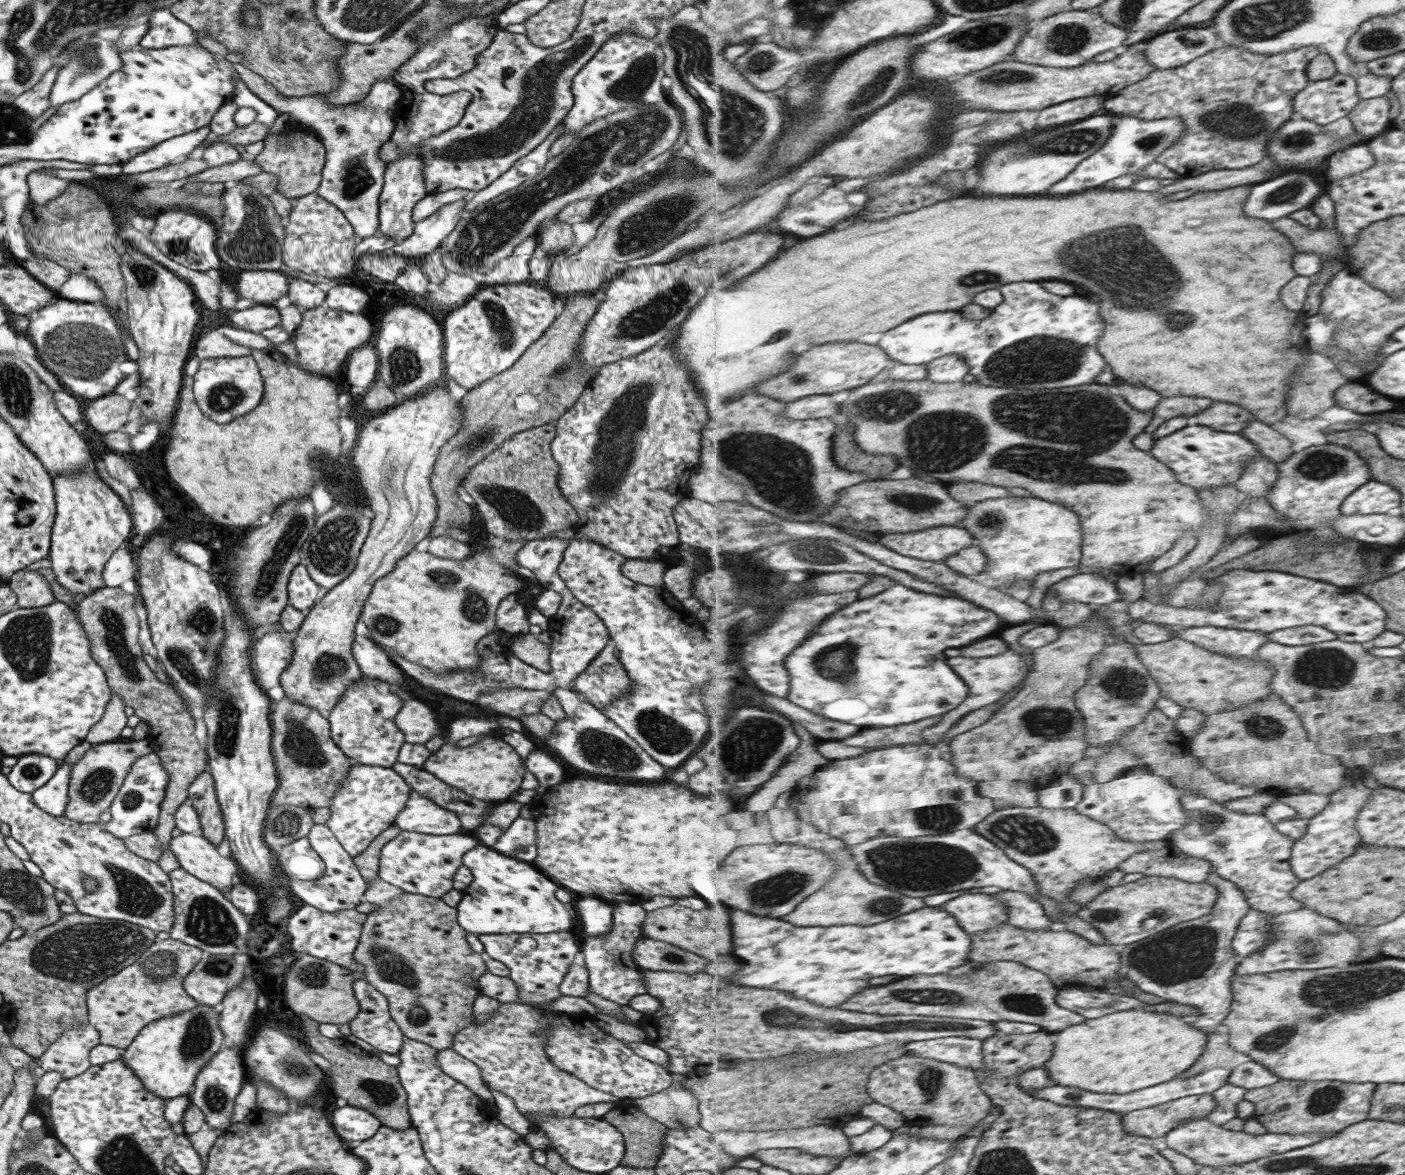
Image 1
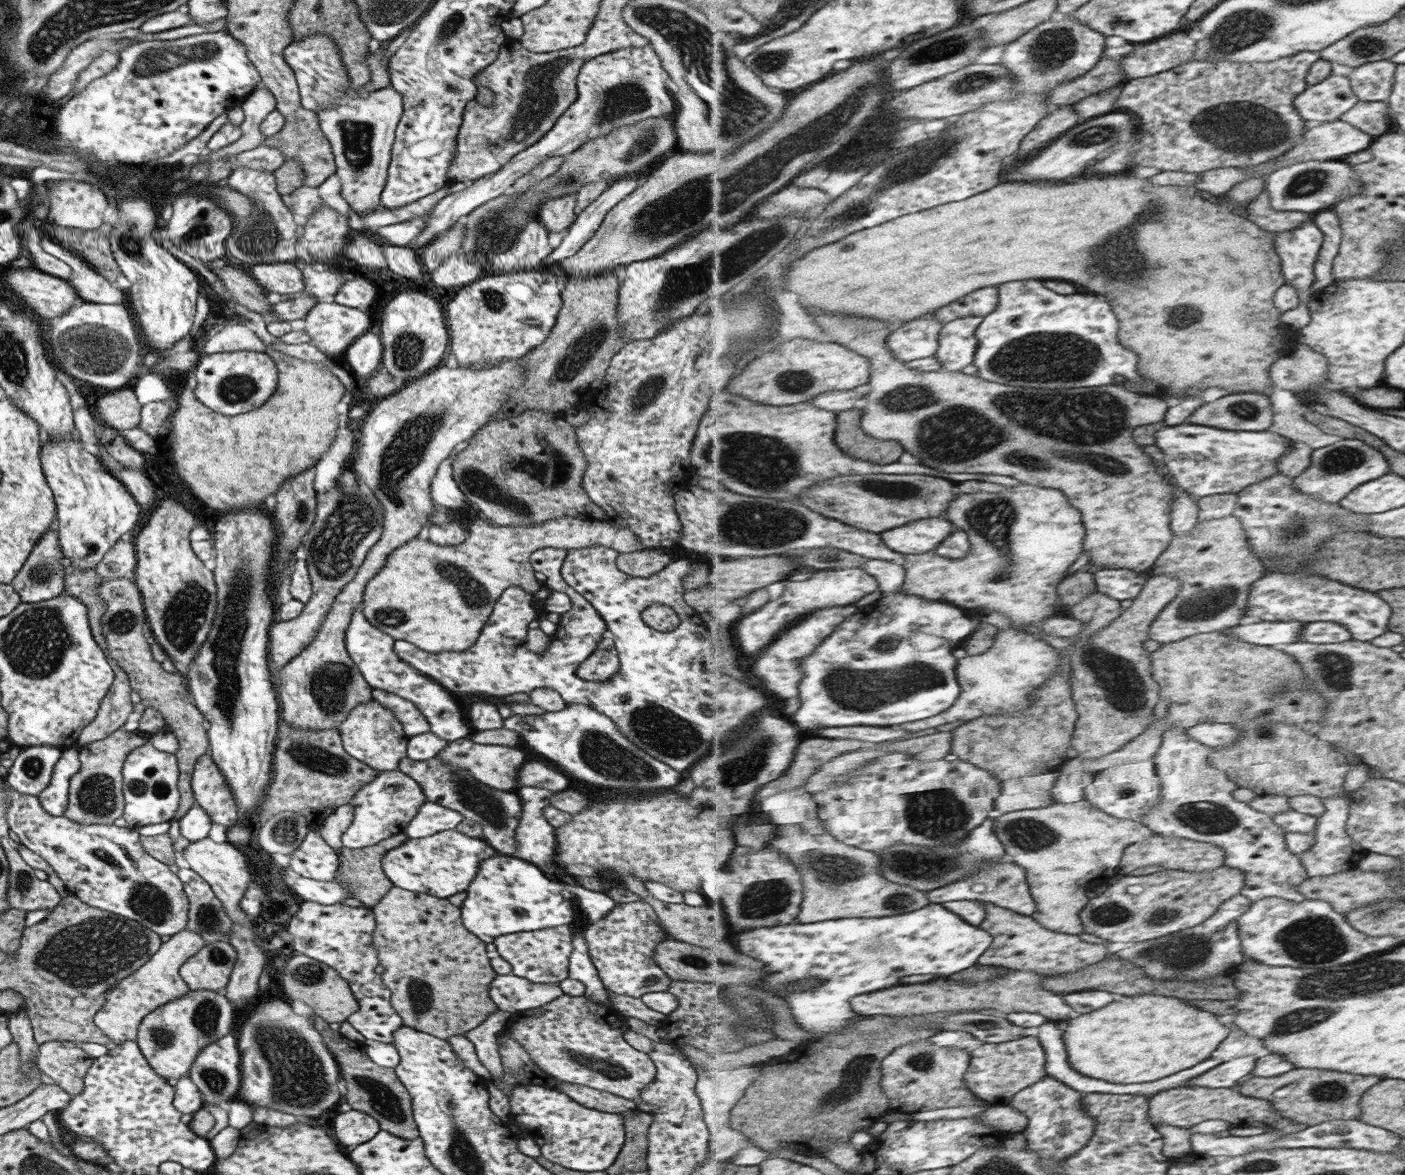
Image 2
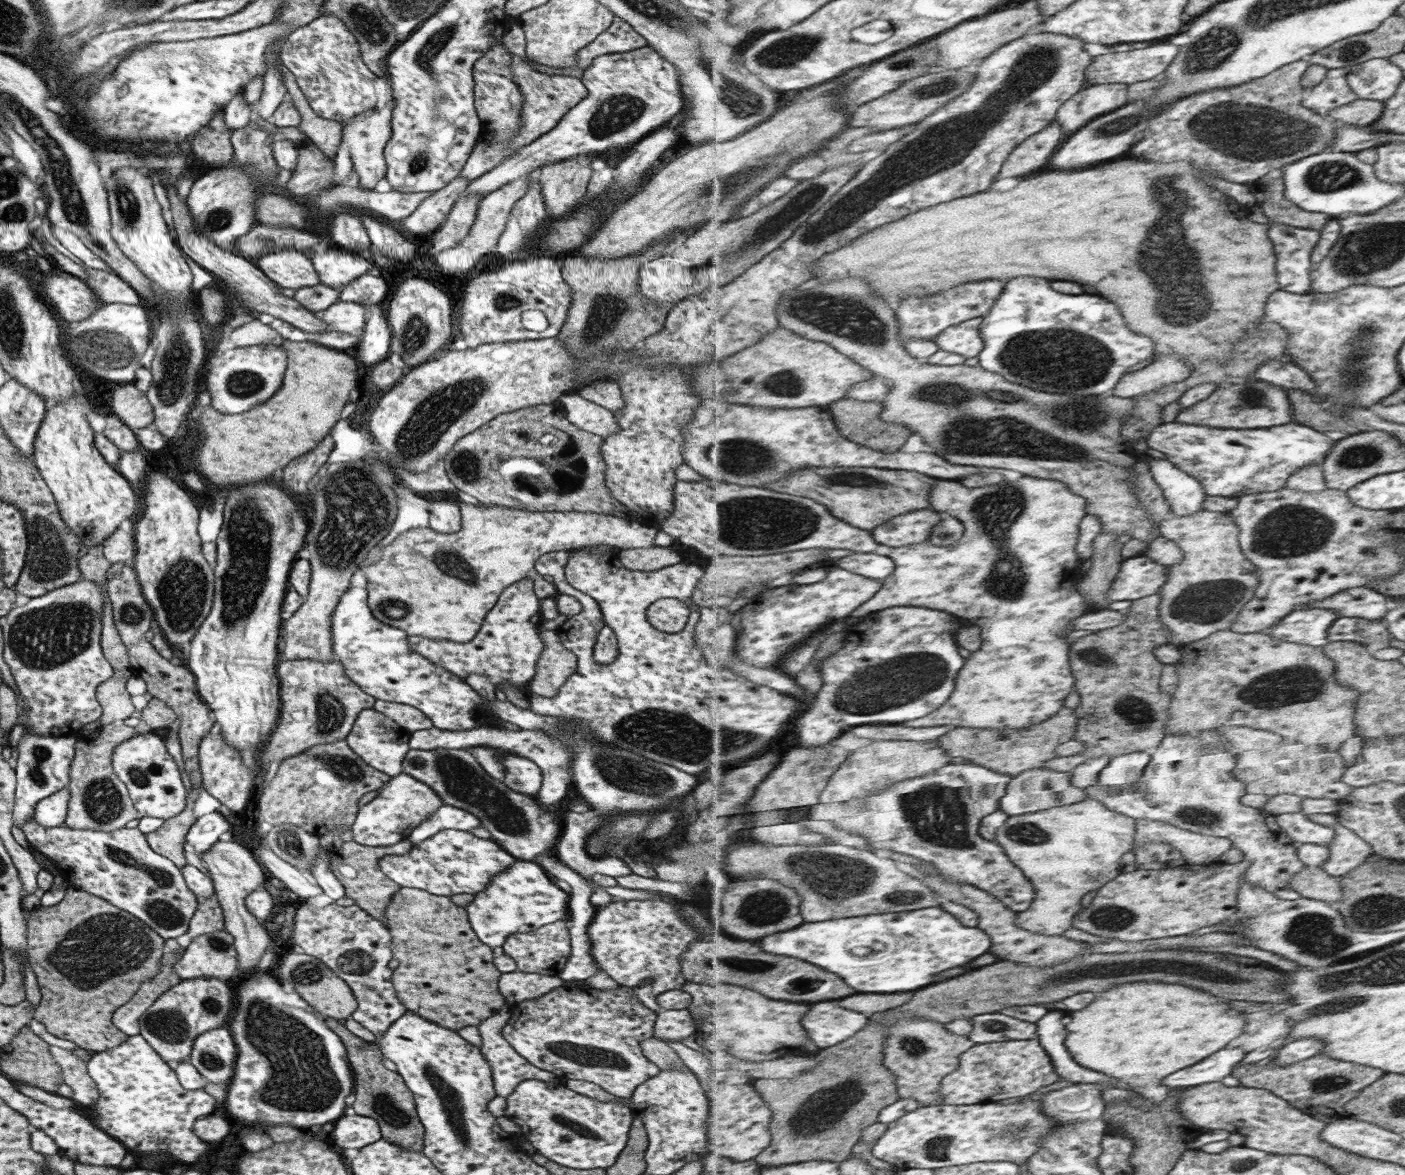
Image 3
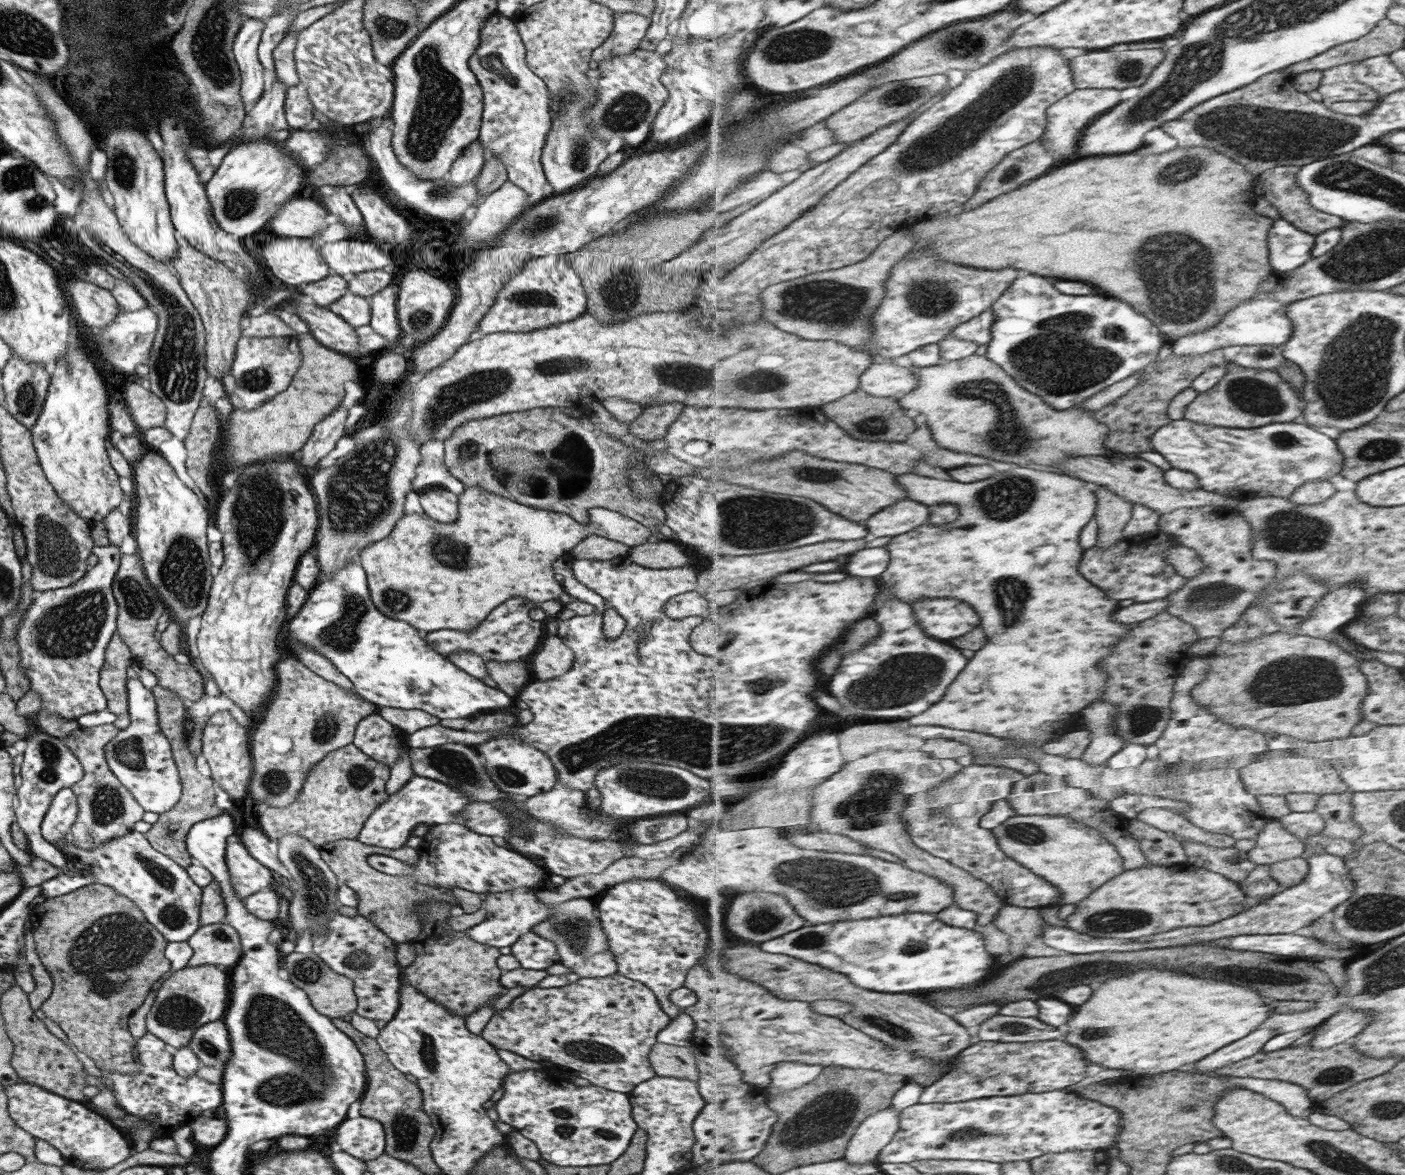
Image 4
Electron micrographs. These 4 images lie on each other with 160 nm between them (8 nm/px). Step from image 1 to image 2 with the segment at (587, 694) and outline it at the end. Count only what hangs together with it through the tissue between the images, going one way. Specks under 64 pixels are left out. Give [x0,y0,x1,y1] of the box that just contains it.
[576,632,618,682]

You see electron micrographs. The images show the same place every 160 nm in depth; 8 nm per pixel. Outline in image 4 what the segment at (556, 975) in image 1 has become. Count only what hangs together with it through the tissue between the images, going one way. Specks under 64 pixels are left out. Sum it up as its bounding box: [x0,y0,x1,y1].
[509,930,560,969]

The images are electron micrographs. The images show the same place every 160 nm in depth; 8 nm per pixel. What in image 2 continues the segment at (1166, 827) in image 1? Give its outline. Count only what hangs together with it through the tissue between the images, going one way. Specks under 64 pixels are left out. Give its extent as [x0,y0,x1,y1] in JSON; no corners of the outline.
[1084,761,1163,823]

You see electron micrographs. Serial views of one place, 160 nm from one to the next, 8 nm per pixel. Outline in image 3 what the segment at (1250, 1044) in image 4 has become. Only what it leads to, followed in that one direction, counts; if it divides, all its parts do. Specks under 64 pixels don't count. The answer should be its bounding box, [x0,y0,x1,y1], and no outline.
[1161,1048,1245,1088]

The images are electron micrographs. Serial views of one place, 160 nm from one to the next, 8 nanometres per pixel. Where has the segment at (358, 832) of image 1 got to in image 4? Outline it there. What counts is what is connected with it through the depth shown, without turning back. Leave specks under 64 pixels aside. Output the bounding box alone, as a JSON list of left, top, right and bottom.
[356,776,469,850]

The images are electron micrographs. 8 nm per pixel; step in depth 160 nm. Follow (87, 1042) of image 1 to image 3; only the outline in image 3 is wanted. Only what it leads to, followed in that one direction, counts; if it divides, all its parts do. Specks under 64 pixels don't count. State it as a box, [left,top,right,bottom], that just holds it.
[48,1044,99,1106]

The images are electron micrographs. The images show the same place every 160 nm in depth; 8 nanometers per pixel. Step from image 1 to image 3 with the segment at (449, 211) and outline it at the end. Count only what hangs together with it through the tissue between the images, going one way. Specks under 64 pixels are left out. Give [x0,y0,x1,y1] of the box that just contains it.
[460,44,685,196]

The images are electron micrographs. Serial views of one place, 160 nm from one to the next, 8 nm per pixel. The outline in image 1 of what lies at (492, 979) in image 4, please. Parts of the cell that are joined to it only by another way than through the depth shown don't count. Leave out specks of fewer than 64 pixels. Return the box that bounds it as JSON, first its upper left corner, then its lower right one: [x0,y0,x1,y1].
[352,891,486,1052]

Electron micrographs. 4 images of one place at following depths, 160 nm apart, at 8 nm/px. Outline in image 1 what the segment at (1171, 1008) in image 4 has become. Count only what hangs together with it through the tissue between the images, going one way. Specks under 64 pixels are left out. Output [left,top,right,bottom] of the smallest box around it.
[1044,1005,1210,1094]

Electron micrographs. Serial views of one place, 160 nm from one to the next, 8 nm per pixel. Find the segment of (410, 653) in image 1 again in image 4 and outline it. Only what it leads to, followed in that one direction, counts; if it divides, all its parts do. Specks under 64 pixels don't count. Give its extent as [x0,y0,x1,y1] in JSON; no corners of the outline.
[357,486,652,634]

